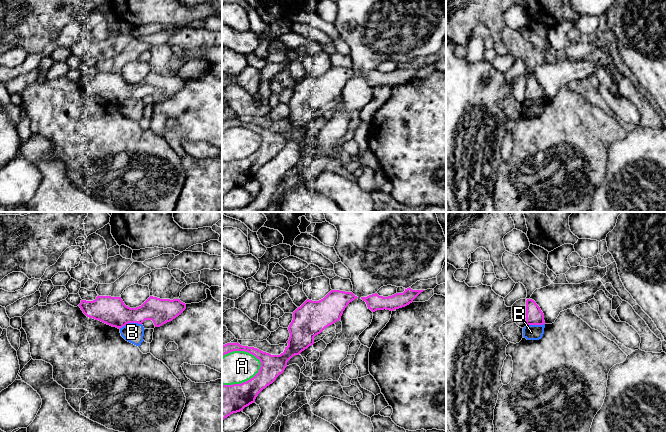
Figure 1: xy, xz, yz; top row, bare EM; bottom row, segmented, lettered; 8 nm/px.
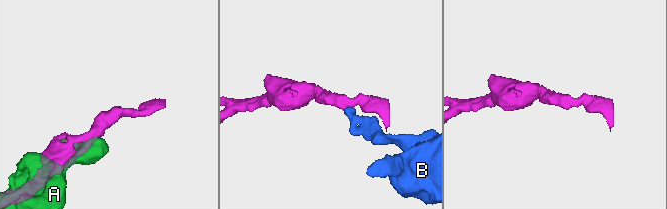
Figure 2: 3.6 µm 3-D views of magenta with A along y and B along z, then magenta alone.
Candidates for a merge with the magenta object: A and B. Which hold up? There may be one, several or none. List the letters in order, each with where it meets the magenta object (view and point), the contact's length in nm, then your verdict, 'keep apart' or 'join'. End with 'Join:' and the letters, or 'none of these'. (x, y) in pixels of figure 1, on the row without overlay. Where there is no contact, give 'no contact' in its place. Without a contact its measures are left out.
A: contact xz (246, 157); length 380 nm; keep apart
B: contact xy (130, 98); length 190 nm; keep apart
Join: none of these

